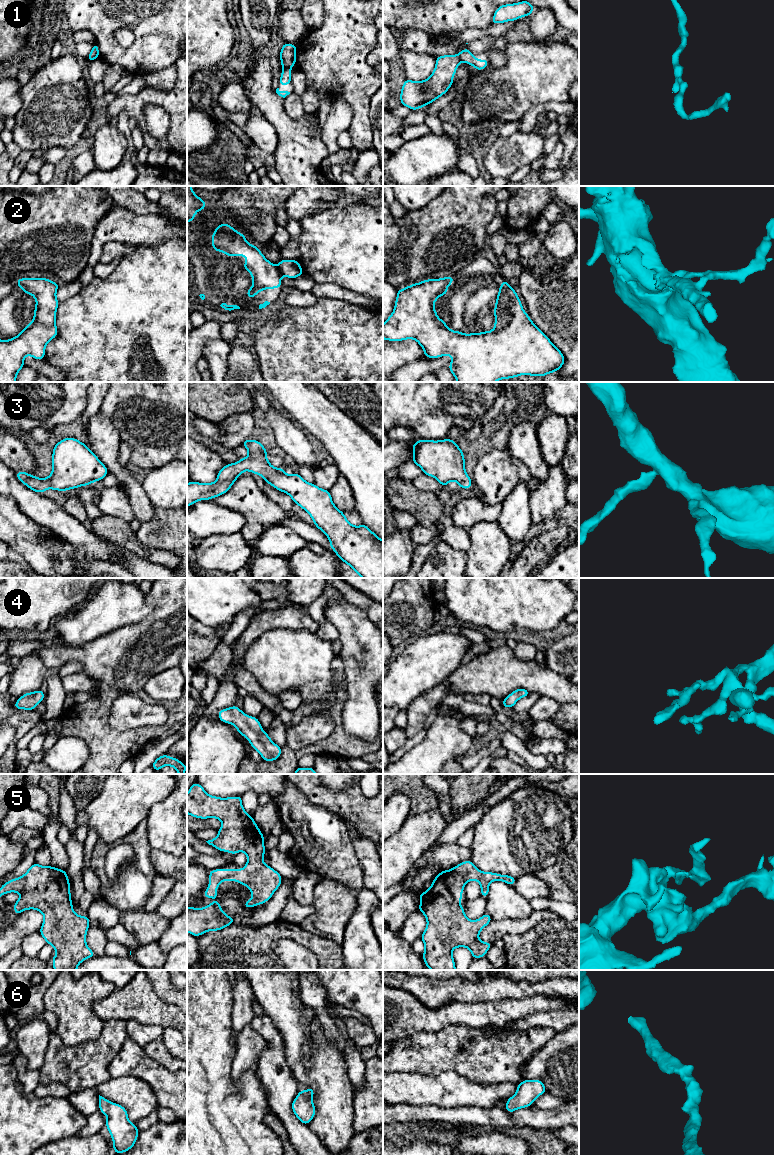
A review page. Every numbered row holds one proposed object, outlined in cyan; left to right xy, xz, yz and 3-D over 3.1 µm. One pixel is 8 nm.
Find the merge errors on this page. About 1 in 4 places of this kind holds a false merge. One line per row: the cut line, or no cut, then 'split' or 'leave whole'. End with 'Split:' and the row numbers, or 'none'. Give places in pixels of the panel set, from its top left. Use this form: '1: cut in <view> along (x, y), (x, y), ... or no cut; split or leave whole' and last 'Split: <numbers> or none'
1: cut in xz along (283, 67), (289, 68); split
2: no cut; leave whole
3: no cut; leave whole
4: no cut; leave whole
5: no cut; leave whole
6: no cut; leave whole
Split: 1

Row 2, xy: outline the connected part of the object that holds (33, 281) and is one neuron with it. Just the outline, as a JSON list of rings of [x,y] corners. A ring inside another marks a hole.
[[[19,278],[16,280],[17,286],[24,293],[32,295],[36,300],[34,317],[17,336],[10,340],[0,339],[0,382],[16,382],[18,372],[24,367],[24,358],[27,355],[34,359],[43,360],[45,358],[45,347],[49,341],[58,334],[56,326],[56,312],[59,301],[56,298],[59,283],[47,278]]]

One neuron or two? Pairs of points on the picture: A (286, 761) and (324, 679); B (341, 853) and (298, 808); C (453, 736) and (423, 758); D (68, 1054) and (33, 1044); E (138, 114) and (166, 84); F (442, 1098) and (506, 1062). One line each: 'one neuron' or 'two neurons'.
A: two neurons
B: one neuron
C: one neuron
D: two neurons
E: two neurons
F: two neurons

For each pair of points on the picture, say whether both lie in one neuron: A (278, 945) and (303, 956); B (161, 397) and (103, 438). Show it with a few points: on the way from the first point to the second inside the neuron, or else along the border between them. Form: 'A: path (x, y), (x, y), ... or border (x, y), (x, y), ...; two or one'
A: path (284, 948), (294, 956), (297, 956); one
B: border (100, 411), (110, 419), (118, 431), (121, 440); two

